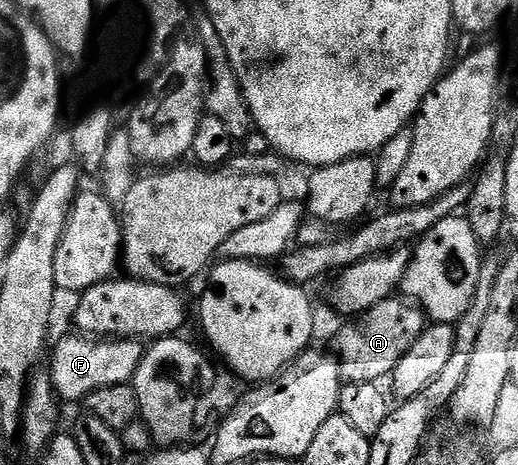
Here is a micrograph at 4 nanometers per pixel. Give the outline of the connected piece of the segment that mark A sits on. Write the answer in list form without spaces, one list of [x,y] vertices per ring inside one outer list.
[[[399,295],[386,297],[384,301],[352,321],[355,321],[352,325],[340,327],[339,334],[335,337],[335,349],[333,348],[344,382],[379,383],[382,382],[382,377],[383,380],[390,378],[397,363],[409,351],[409,347],[413,347],[413,343],[425,328],[423,310]]]

